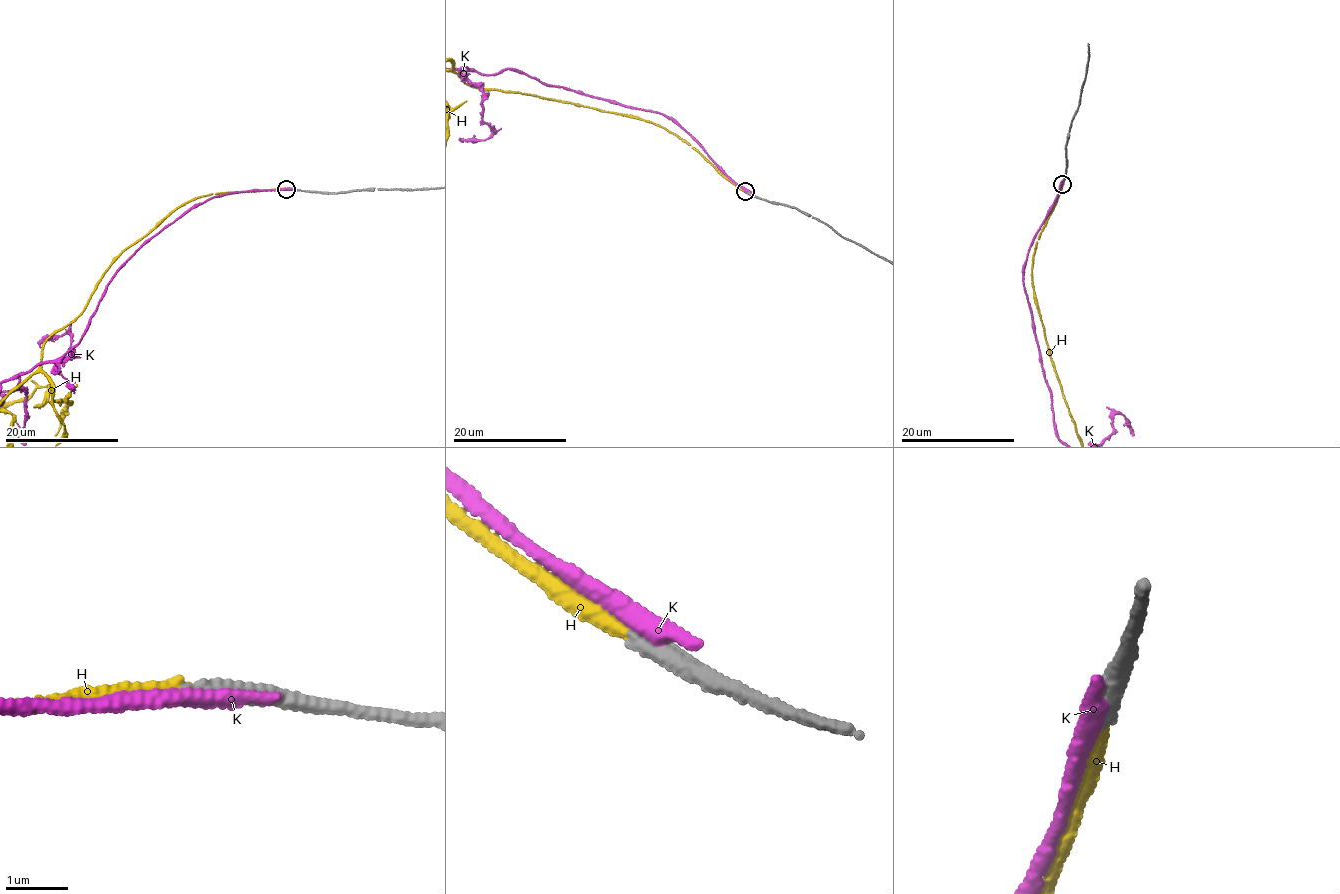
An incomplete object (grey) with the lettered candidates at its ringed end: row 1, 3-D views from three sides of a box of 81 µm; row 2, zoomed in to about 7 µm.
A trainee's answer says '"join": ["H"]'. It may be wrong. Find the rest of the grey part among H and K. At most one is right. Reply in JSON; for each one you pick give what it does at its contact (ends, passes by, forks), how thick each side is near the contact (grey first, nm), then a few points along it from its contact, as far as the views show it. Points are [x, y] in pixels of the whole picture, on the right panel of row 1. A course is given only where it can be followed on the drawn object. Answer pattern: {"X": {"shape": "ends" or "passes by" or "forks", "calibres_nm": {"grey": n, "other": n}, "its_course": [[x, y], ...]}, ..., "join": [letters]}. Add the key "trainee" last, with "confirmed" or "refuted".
{"H": {"shape": "ends", "calibres_nm": {"grey": 360, "other": 320}}, "join": ["H"], "trainee": "confirmed"}

